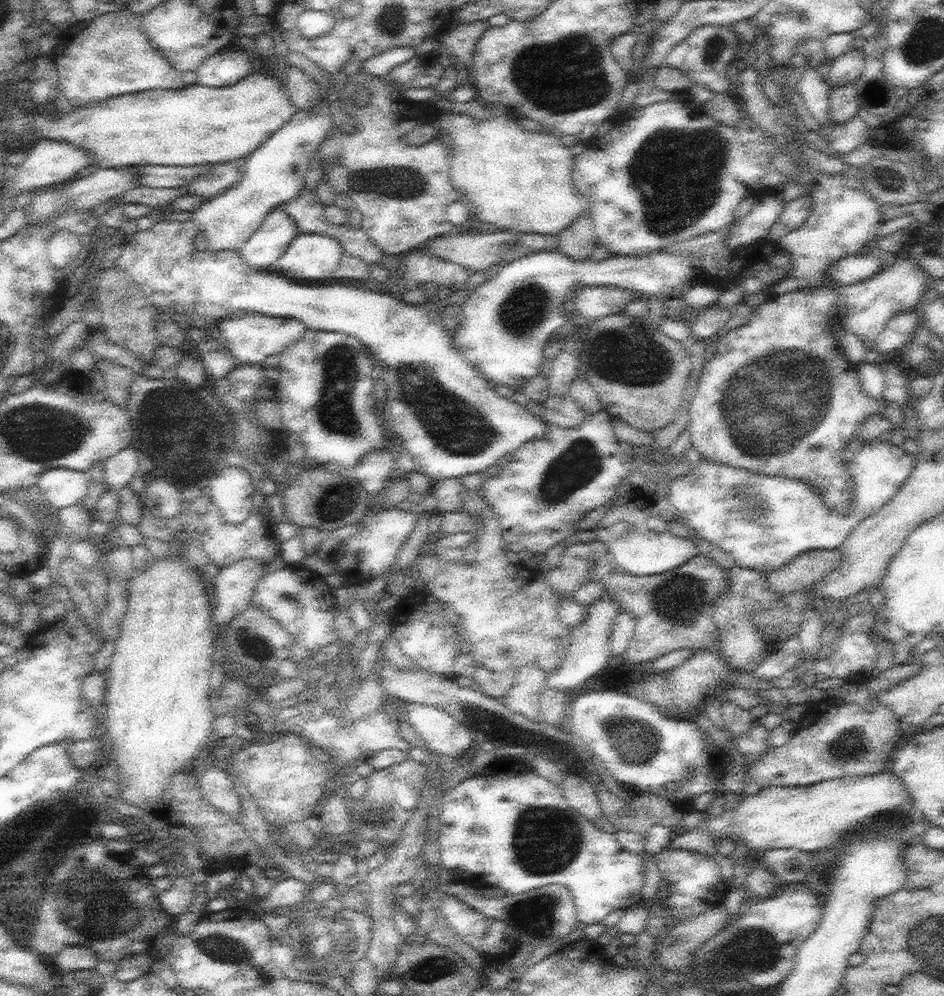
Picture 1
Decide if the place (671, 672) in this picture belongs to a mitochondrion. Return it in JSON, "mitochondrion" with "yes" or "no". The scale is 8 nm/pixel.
{"mitochondrion":"no"}

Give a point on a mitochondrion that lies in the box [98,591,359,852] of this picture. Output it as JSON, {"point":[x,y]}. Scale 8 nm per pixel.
{"point":[256,645]}

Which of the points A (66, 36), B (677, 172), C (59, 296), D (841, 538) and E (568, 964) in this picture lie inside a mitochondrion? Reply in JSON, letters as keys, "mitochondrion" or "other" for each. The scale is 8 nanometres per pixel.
{"A":"other","B":"mitochondrion","C":"other","D":"other","E":"other"}

